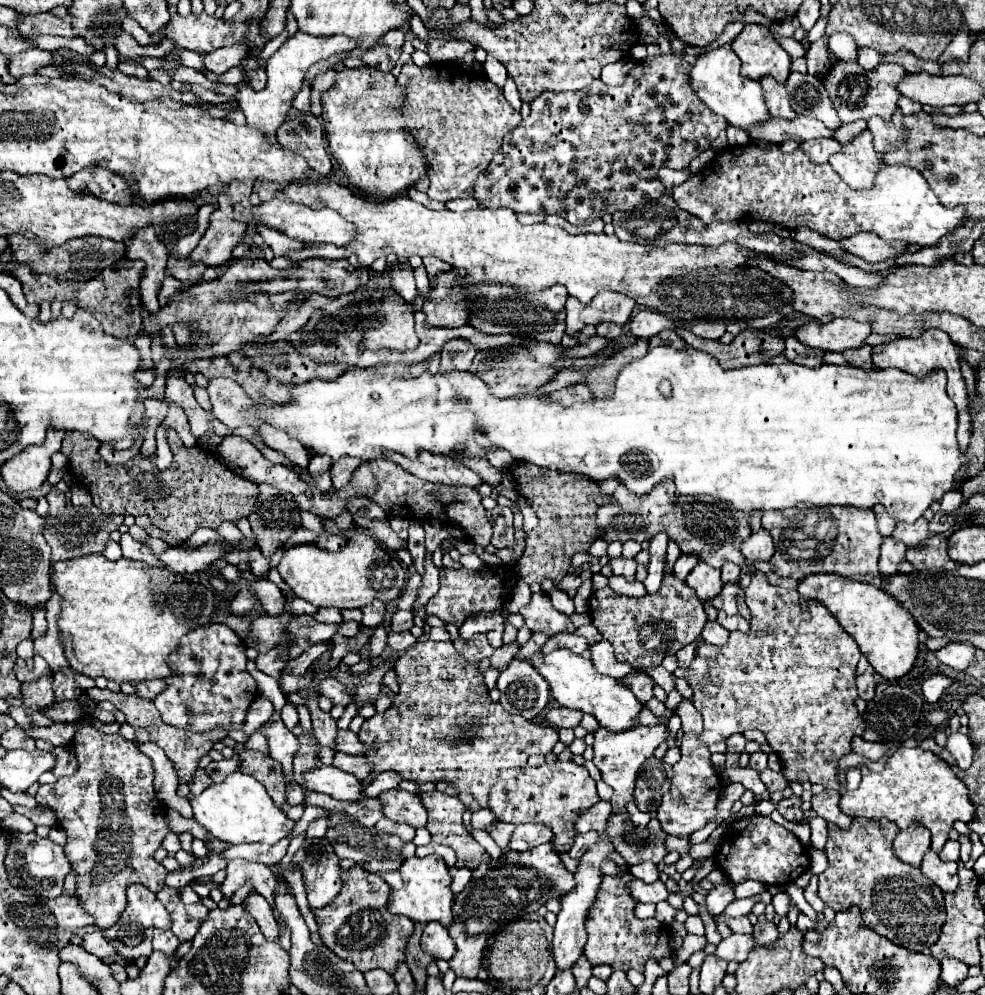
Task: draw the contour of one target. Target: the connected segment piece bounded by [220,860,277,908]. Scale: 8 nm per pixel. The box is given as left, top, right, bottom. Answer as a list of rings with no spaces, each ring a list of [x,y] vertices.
[[[230,860],[228,862],[228,878],[222,882],[220,890],[226,898],[230,898],[238,888],[248,886],[250,890],[262,894],[266,902],[274,908],[274,886],[276,876],[272,876],[272,870],[258,862],[248,860]]]

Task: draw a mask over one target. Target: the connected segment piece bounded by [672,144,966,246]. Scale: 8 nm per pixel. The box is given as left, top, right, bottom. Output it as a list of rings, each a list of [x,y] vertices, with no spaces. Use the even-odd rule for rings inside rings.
[[[756,144],[734,146],[734,148],[730,148],[730,156],[728,156],[728,150],[724,150],[724,154],[718,152],[716,158],[714,158],[704,170],[700,170],[700,172],[694,174],[694,176],[690,176],[684,184],[674,186],[674,188],[672,188],[672,198],[676,200],[676,204],[678,204],[682,210],[686,210],[686,212],[698,216],[698,218],[704,220],[704,222],[712,222],[712,220],[738,220],[738,222],[764,220],[764,222],[780,224],[780,226],[784,226],[784,228],[788,228],[788,230],[806,226],[806,228],[810,228],[810,230],[814,230],[814,232],[818,232],[818,234],[822,234],[822,236],[826,236],[826,238],[832,238],[832,240],[848,238],[848,236],[854,236],[854,234],[858,234],[858,232],[874,232],[874,234],[878,234],[878,236],[884,238],[884,240],[894,240],[894,238],[898,238],[898,240],[904,240],[906,244],[918,244],[918,246],[938,246],[938,242],[940,242],[946,234],[952,234],[952,232],[962,224],[962,220],[966,218],[966,212],[964,212],[964,208],[960,208],[960,206],[956,206],[956,208],[944,208],[944,206],[940,204],[938,196],[928,188],[928,182],[924,180],[924,176],[922,176],[916,168],[910,168],[910,166],[882,166],[882,170],[880,170],[878,176],[876,176],[876,182],[874,182],[874,188],[872,188],[872,190],[854,190],[854,188],[850,188],[848,184],[844,184],[844,180],[840,180],[840,176],[830,168],[830,164],[820,164],[820,166],[816,166],[816,164],[812,164],[812,162],[808,160],[808,156],[806,156],[802,150],[794,150],[792,154],[784,154],[784,152],[780,152],[778,146],[772,146],[772,148],[768,148],[768,150],[760,150]]]

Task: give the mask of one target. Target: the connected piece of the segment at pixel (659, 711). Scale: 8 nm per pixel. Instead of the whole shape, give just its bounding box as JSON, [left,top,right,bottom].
[646,698,668,726]

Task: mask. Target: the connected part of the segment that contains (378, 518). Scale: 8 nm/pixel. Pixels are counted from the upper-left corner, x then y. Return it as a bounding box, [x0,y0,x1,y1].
[348,498,406,552]

